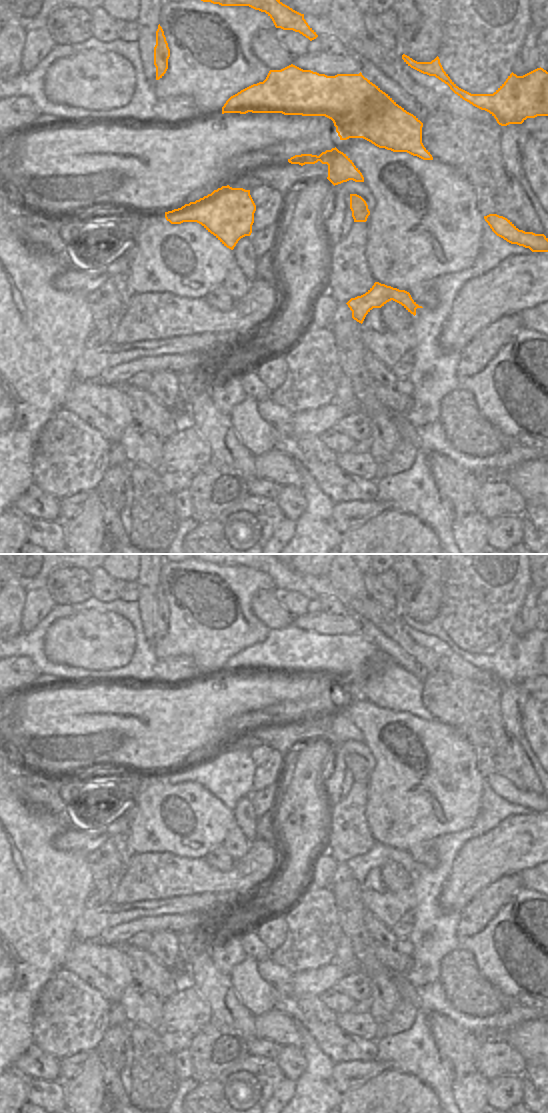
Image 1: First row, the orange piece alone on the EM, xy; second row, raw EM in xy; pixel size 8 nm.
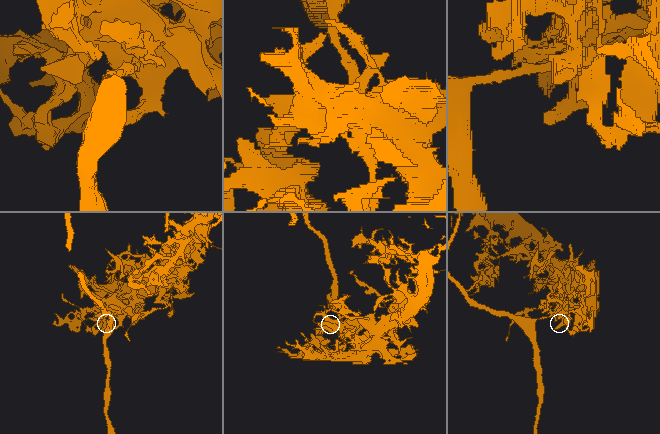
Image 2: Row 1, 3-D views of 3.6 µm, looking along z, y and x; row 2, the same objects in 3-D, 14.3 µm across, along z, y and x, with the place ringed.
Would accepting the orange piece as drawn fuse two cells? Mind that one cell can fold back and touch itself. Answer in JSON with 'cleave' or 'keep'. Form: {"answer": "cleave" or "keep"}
{"answer": "cleave"}

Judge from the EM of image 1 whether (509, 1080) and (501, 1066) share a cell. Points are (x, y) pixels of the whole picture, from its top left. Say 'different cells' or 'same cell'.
different cells

